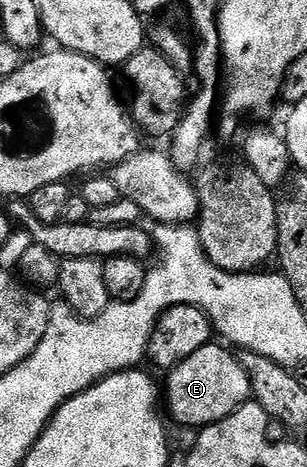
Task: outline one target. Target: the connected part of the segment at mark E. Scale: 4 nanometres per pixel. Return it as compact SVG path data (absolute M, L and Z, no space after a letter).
M216 341L208 343L202 349L198 349L198 353L186 357L186 361L167 372L166 411L184 427L208 427L211 423L222 421L222 417L230 417L234 409L238 409L252 398L246 369L242 369L239 358L227 346L224 348L219 345L224 346Z

